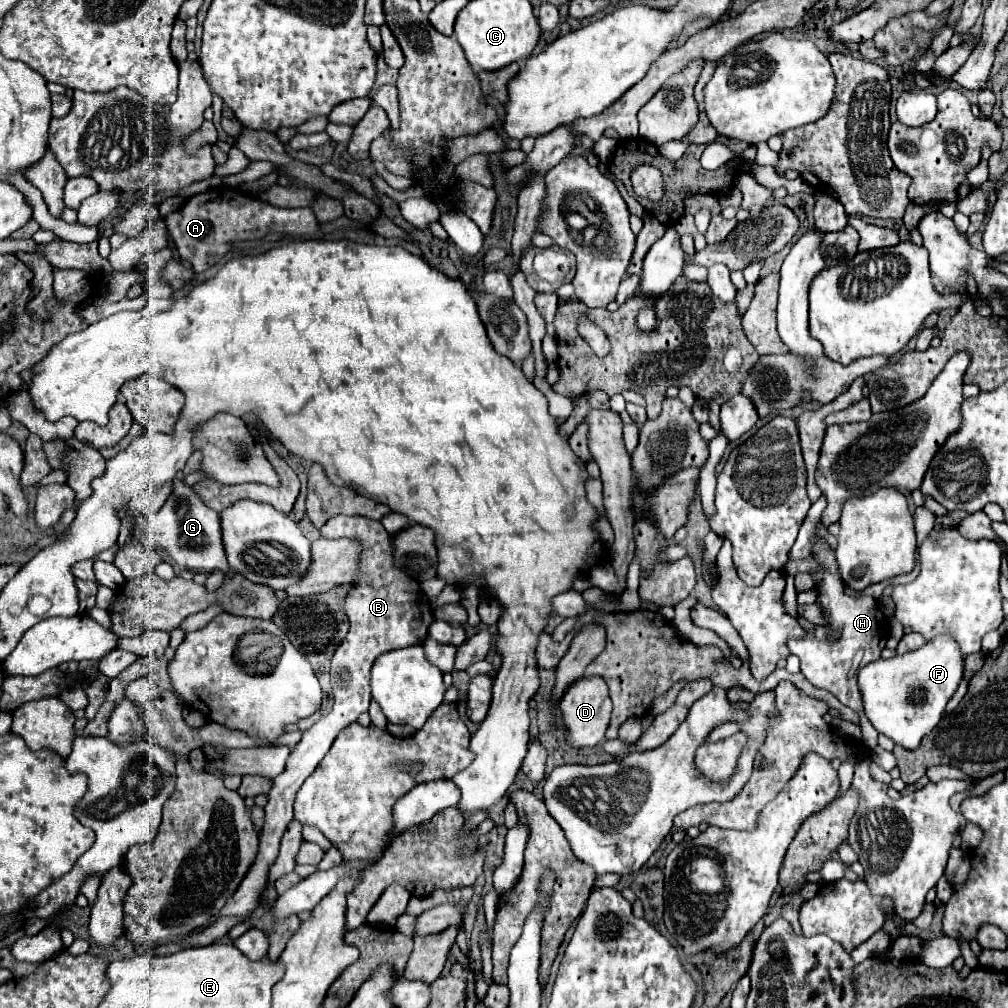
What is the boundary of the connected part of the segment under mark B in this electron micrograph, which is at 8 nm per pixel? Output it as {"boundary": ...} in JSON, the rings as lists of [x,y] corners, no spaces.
{"boundary":[[[335,516],[331,518],[321,530],[323,538],[353,538],[361,544],[361,558],[359,558],[359,572],[353,580],[353,586],[349,594],[345,596],[345,612],[349,618],[349,632],[341,640],[339,648],[335,650],[331,658],[331,684],[333,684],[333,696],[335,704],[333,710],[323,716],[317,724],[313,724],[307,732],[303,732],[301,740],[293,746],[291,756],[287,758],[285,770],[273,778],[271,792],[267,794],[267,806],[265,806],[265,826],[261,830],[261,842],[259,842],[259,854],[255,864],[249,868],[247,876],[239,884],[237,892],[227,900],[219,916],[243,916],[249,918],[255,910],[257,898],[265,886],[265,878],[269,872],[269,866],[275,862],[279,854],[279,842],[283,832],[287,830],[287,824],[293,820],[293,800],[301,784],[315,772],[323,756],[329,752],[331,744],[335,742],[337,734],[351,722],[357,720],[361,712],[369,710],[371,702],[371,666],[379,654],[407,648],[407,646],[419,646],[425,642],[429,626],[435,622],[431,602],[427,596],[423,596],[423,590],[419,582],[411,580],[405,572],[399,572],[399,568],[393,566],[391,558],[391,536],[381,526],[381,522],[367,520],[363,516]]]}

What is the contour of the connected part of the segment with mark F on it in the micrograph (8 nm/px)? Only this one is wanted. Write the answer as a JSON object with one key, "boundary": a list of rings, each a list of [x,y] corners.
{"boundary":[[[939,636],[933,642],[925,644],[923,648],[907,652],[903,656],[893,656],[889,660],[875,660],[859,670],[859,690],[863,696],[865,716],[879,734],[885,734],[895,744],[901,744],[907,750],[915,750],[921,738],[939,724],[945,704],[953,696],[961,678],[963,678],[963,656],[959,654],[959,644],[951,640],[951,636]]]}

